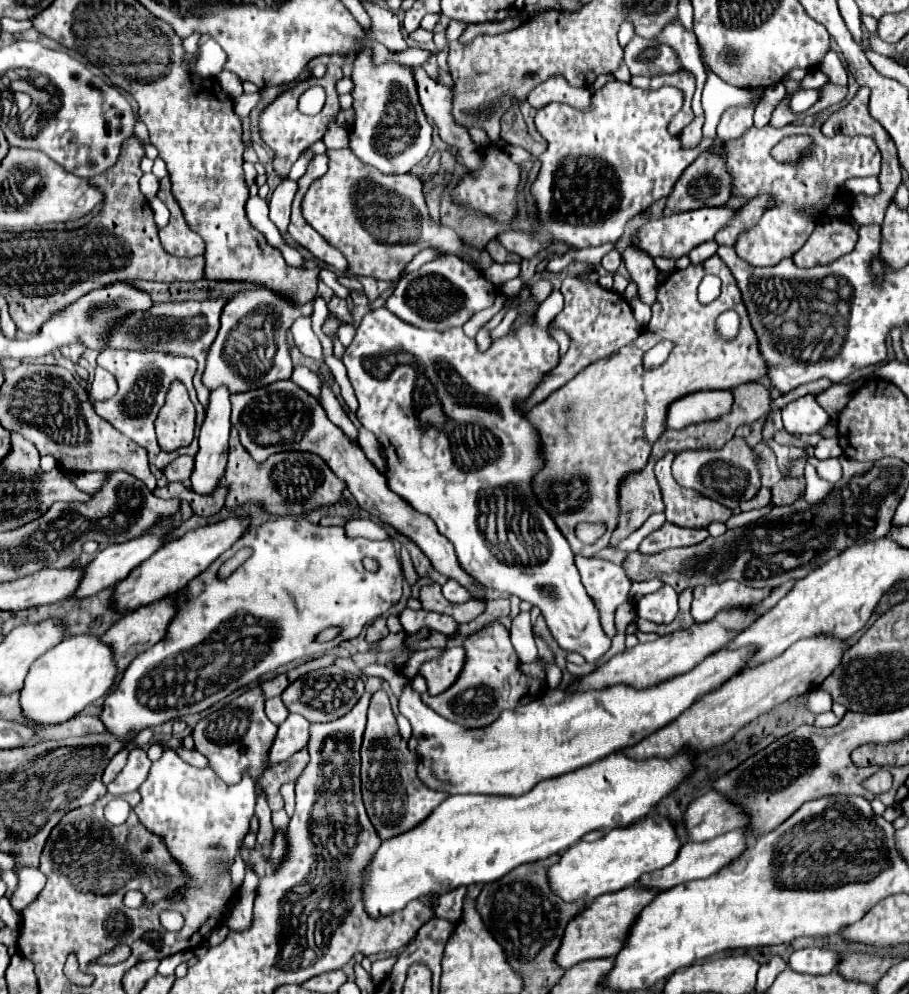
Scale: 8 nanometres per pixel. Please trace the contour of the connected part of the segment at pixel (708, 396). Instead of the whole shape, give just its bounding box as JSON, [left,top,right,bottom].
[668,389,734,429]

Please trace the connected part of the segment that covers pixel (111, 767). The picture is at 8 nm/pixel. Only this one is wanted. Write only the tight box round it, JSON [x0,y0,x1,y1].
[102,749,128,785]

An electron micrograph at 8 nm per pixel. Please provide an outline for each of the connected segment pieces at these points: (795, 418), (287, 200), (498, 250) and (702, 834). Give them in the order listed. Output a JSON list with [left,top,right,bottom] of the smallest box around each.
[[782,395,834,435],[270,179,298,239],[486,239,521,263],[684,791,746,843]]

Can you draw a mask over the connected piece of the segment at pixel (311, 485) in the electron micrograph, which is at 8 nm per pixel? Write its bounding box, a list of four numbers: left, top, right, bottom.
[222,429,344,515]

